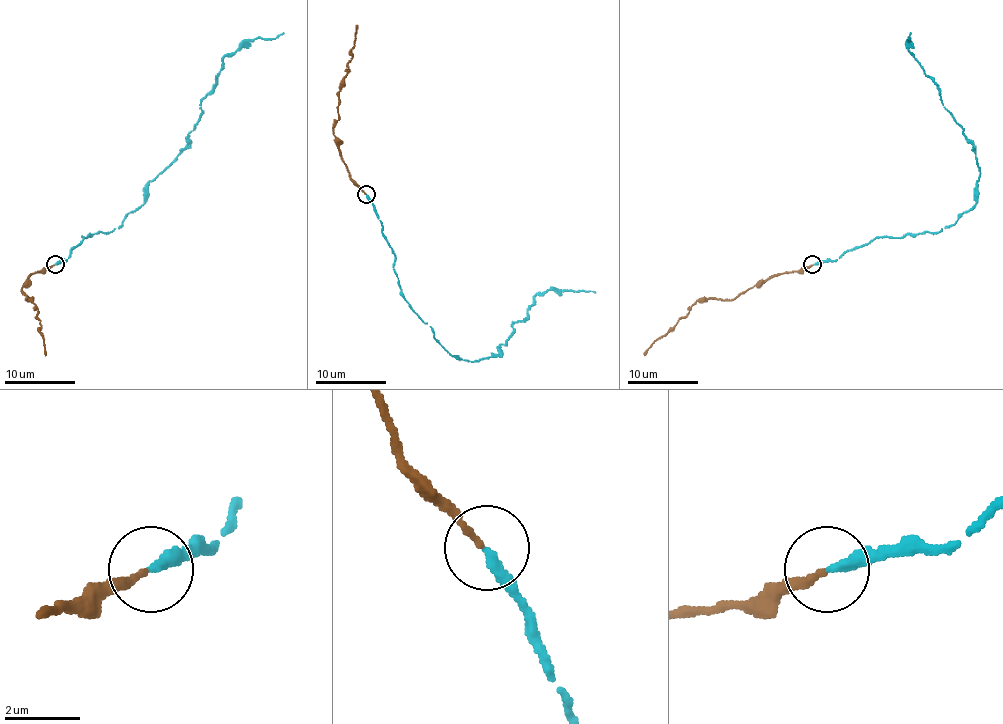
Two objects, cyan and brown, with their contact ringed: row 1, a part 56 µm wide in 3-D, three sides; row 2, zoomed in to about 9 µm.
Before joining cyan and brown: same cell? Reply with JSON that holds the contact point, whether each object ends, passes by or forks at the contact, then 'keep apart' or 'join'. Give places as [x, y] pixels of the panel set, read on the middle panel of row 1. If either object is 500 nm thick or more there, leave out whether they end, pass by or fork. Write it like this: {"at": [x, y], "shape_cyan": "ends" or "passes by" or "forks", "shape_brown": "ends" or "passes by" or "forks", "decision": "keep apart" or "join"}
{"at": [366, 194], "shape_cyan": "ends", "shape_brown": "ends", "decision": "join"}

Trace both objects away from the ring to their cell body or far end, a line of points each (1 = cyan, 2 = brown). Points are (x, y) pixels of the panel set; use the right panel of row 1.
1: (813, 265), (836, 261), (875, 238), (945, 228), (975, 203), (975, 149), (908, 50), (912, 32)
2: (813, 265), (795, 272), (769, 275), (730, 300), (702, 298), (644, 355)

